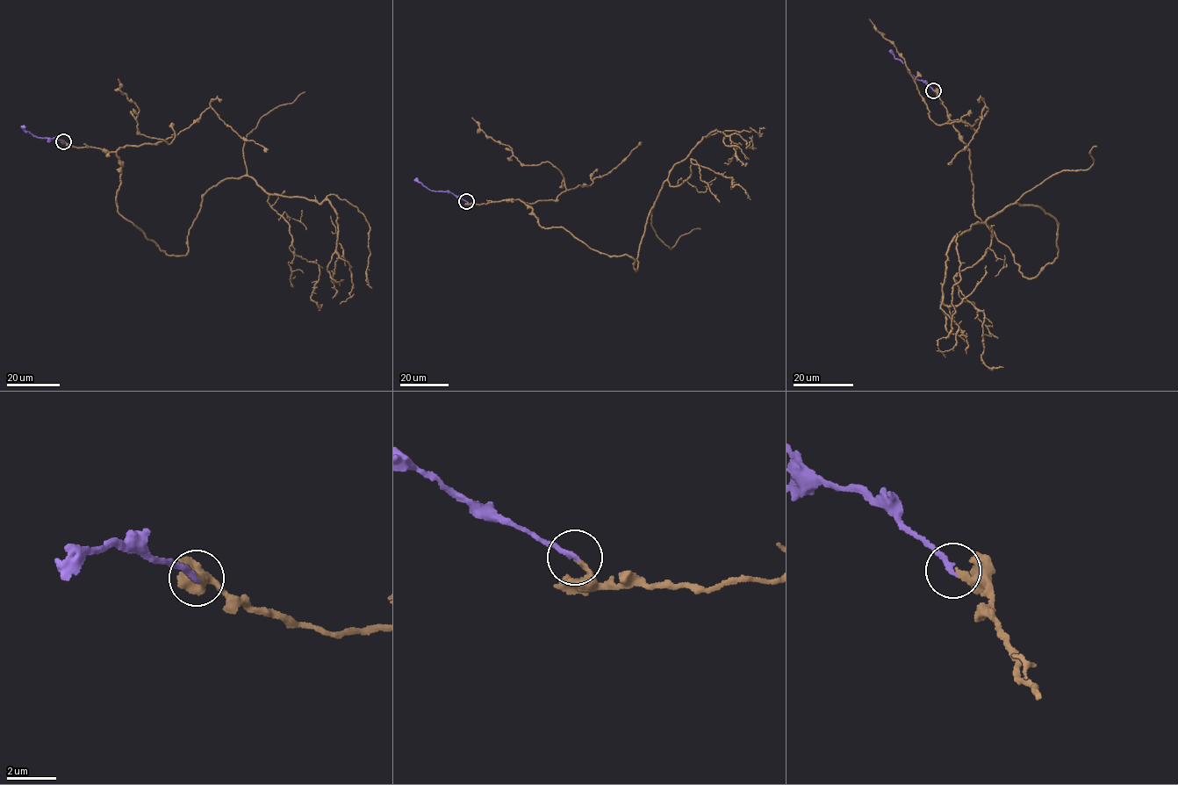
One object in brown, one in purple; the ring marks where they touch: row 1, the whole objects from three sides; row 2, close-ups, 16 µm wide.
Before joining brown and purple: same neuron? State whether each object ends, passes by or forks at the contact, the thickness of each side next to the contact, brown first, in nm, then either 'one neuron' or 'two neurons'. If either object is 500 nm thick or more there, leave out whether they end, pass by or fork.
brown ends | purple ends | 200/200 nm | one neuron

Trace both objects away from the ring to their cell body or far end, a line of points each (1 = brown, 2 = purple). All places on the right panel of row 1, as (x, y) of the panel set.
1: (934, 90), (969, 153), (975, 214), (1023, 277), (1057, 257), (1058, 223), (1016, 203), (952, 238), (944, 356)
2: (934, 90), (894, 58), (890, 49)

